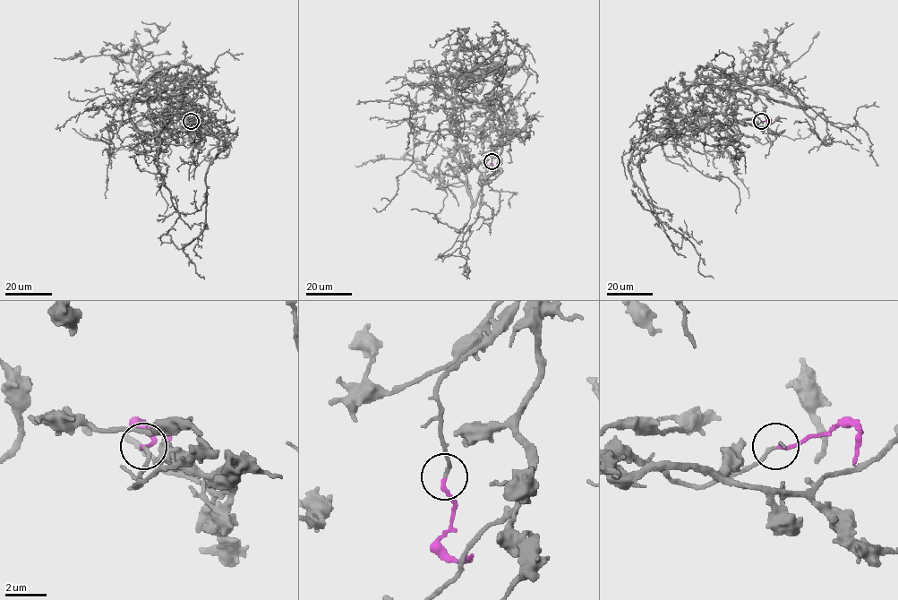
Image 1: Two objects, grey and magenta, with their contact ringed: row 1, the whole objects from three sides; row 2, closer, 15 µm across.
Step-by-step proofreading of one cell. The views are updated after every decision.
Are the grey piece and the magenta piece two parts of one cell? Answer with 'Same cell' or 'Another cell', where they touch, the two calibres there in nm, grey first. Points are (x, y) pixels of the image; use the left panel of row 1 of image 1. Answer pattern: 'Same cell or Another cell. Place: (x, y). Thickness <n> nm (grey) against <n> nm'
Same cell. Place: (191, 121). Thickness 160 nm (grey) against 170 nm

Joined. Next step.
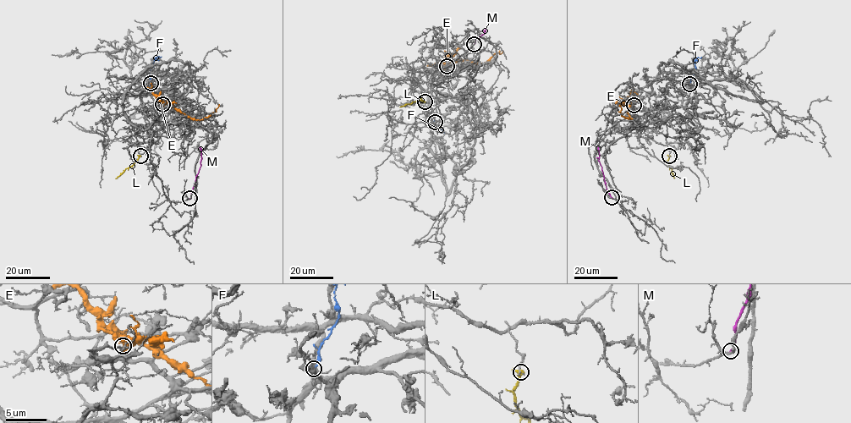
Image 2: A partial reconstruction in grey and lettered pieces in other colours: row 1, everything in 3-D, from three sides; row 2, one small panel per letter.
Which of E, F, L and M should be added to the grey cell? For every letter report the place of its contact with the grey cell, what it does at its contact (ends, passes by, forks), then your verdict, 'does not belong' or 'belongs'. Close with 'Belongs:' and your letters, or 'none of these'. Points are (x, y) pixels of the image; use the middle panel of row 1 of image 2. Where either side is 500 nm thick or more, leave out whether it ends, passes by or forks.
E: (447, 66) | it passes by | does not belong
F: (435, 122) | it ends | does not belong
L: (425, 101) | it passes by | does not belong
M: (474, 44) | it ends | does not belong
Belongs: none of these

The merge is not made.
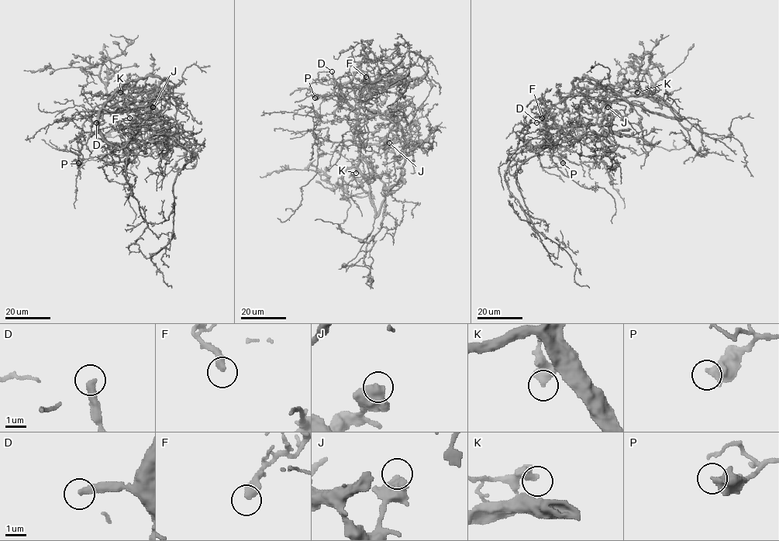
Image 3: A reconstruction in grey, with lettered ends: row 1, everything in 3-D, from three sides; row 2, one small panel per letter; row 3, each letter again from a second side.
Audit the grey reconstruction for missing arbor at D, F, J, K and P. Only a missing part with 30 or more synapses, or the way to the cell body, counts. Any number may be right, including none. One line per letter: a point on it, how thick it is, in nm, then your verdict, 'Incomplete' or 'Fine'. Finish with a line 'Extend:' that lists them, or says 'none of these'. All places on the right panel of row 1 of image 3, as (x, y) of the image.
D: Place: (536, 122). Thickness 400 nm. Incomplete
F: Place: (542, 118). Thickness 440 nm. Fine
J: Place: (608, 107). Thickness 600 nm. Fine
K: Place: (637, 92). Thickness 550 nm. Fine
P: Place: (563, 163). Thickness 600 nm. Fine
Extend: D

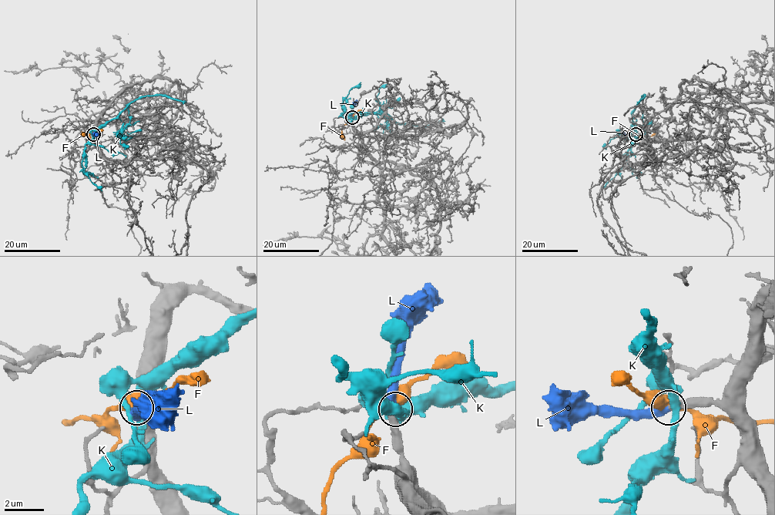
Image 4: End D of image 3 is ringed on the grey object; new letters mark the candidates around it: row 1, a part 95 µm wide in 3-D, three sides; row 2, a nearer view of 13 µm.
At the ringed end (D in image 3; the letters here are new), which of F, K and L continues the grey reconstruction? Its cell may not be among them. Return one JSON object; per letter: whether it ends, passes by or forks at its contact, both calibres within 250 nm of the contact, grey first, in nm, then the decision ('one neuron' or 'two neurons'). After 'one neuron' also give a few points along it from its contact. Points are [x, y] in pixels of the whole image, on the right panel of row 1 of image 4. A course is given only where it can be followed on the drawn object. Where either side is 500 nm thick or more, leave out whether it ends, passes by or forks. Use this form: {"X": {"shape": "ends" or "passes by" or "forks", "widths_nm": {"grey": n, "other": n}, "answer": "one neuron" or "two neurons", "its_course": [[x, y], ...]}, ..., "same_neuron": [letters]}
{"F": {"shape": "passes by", "widths_nm": {"grey": 400, "other": 480}, "answer": "two neurons"}, "K": {"shape": "passes by", "widths_nm": {"grey": 440, "other": 400}, "answer": "two neurons"}, "L": {"shape": "ends", "widths_nm": {"grey": 400, "other": 380}, "answer": "one neuron"}, "same_neuron": ["L"]}

